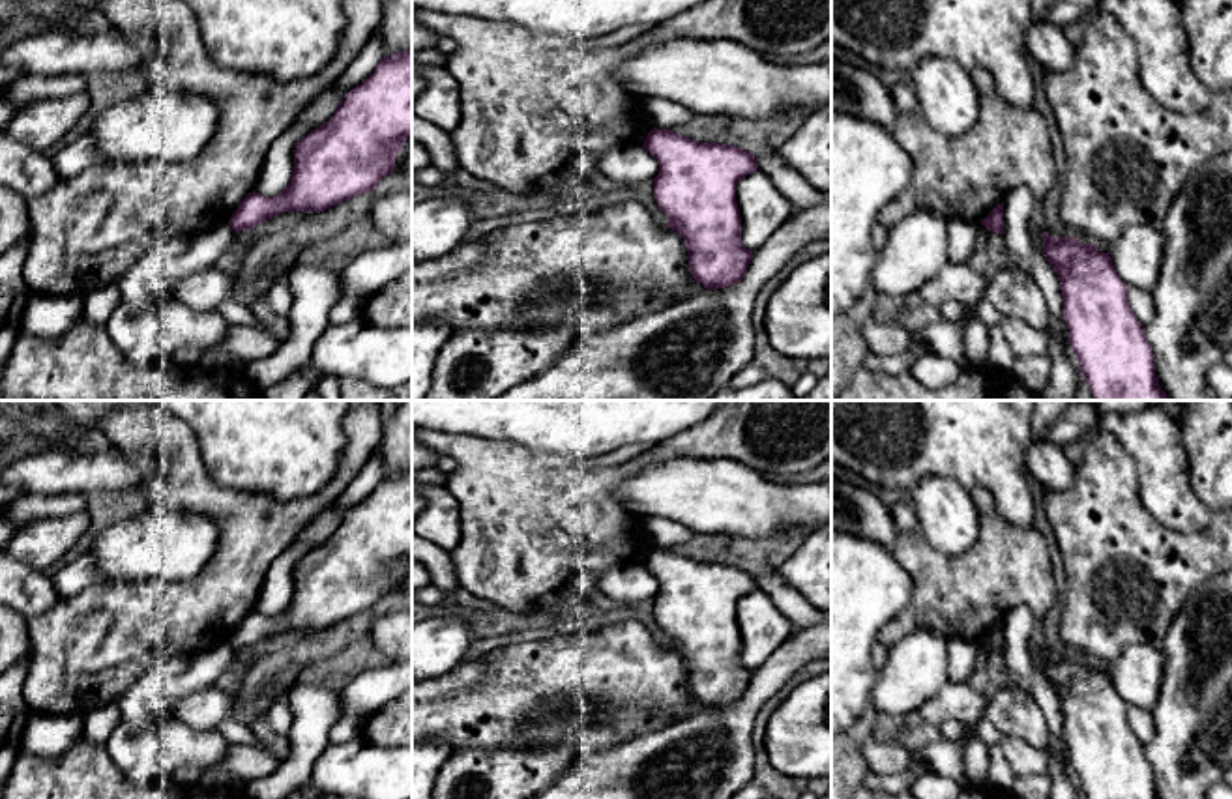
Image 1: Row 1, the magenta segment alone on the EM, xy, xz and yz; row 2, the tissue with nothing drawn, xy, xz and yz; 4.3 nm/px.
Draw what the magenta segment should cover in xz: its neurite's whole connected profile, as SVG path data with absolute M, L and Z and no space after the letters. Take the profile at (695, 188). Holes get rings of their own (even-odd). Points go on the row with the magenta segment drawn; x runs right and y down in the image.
M653 127L642 144L659 163L653 196L687 247L689 271L706 288L740 283L753 258L741 245L736 185L758 170L747 150L698 142Z

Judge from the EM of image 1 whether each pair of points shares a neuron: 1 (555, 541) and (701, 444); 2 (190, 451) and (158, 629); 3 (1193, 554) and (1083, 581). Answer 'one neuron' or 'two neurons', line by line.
1: one neuron
2: one neuron
3: one neuron

